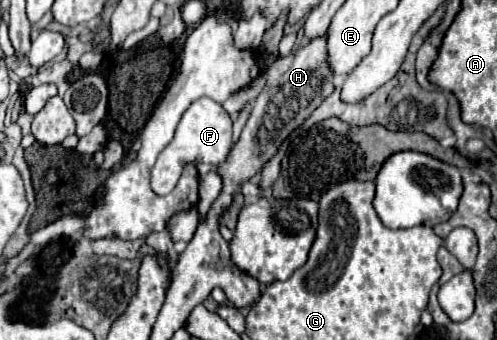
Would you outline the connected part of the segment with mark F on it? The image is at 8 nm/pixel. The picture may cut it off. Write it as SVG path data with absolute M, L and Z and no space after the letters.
M199 98L195 100L183 114L175 138L173 142L161 152L161 156L157 158L157 164L153 168L151 174L151 186L157 194L169 194L177 182L179 176L183 172L185 164L217 164L223 162L225 156L229 154L231 148L231 136L233 136L233 128L231 128L231 118L229 114L223 110L221 104L213 102L211 98Z

